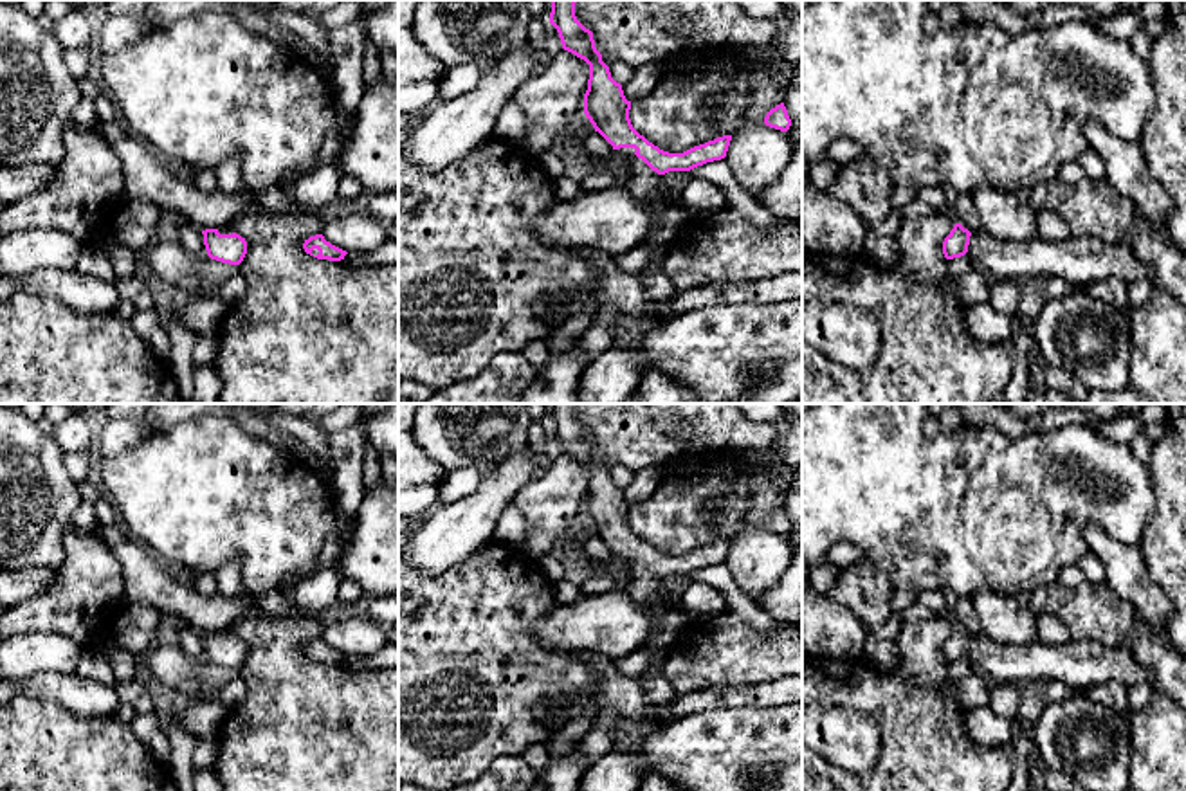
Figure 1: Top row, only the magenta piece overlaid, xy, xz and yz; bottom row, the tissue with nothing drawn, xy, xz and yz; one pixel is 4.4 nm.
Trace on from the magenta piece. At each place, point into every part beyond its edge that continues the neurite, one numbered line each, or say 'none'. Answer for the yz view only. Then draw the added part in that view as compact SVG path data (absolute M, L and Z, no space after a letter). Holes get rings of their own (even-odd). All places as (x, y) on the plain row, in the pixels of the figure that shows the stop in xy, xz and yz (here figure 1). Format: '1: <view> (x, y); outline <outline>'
1: yz (1078, 663); outline M984 634L972 636L968 656L977 674L990 683L1026 685L1058 679L1071 690L1119 681L1127 688L1150 685L1150 670L1134 659L1130 647L1105 647L1098 641L1067 641L1051 647L1036 641L1027 647L997 643Z

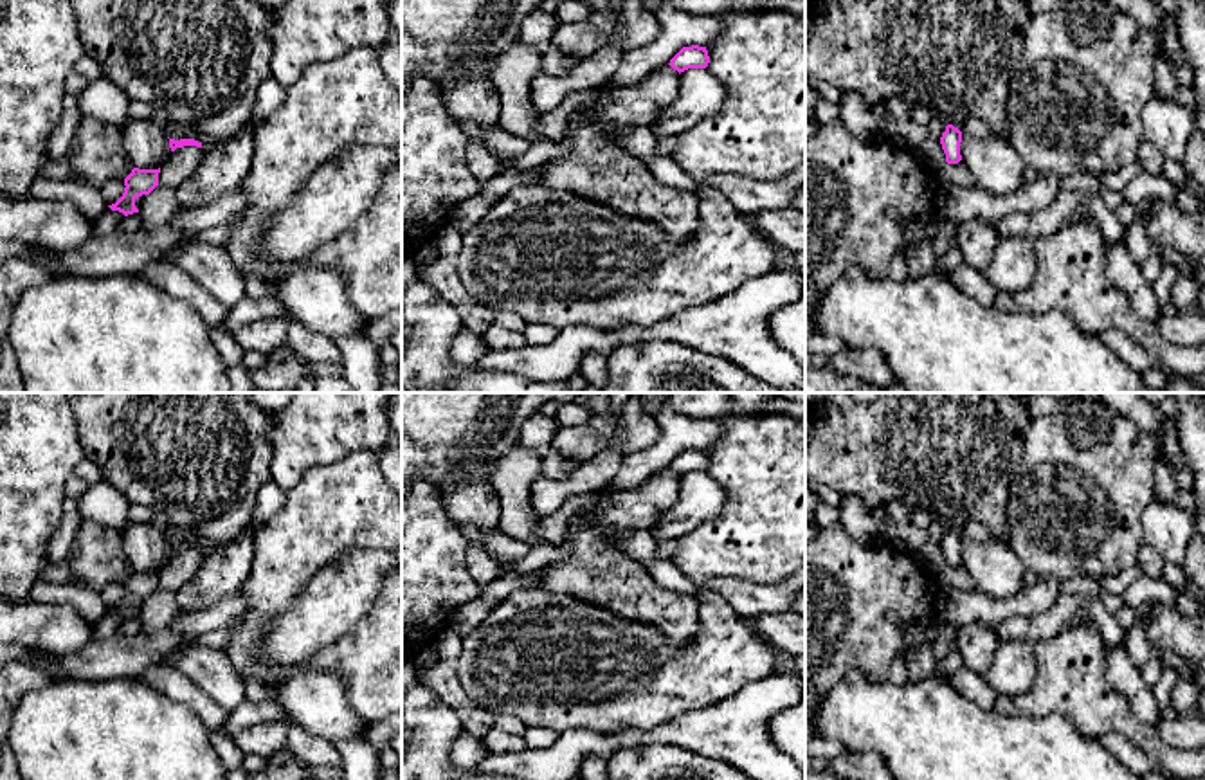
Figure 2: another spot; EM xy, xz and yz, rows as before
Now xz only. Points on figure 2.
none

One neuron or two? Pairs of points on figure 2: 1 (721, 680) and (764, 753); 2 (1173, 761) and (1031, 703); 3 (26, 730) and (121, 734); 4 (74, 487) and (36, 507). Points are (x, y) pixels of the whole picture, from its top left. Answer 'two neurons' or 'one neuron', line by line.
1: two neurons
2: one neuron
3: one neuron
4: two neurons

